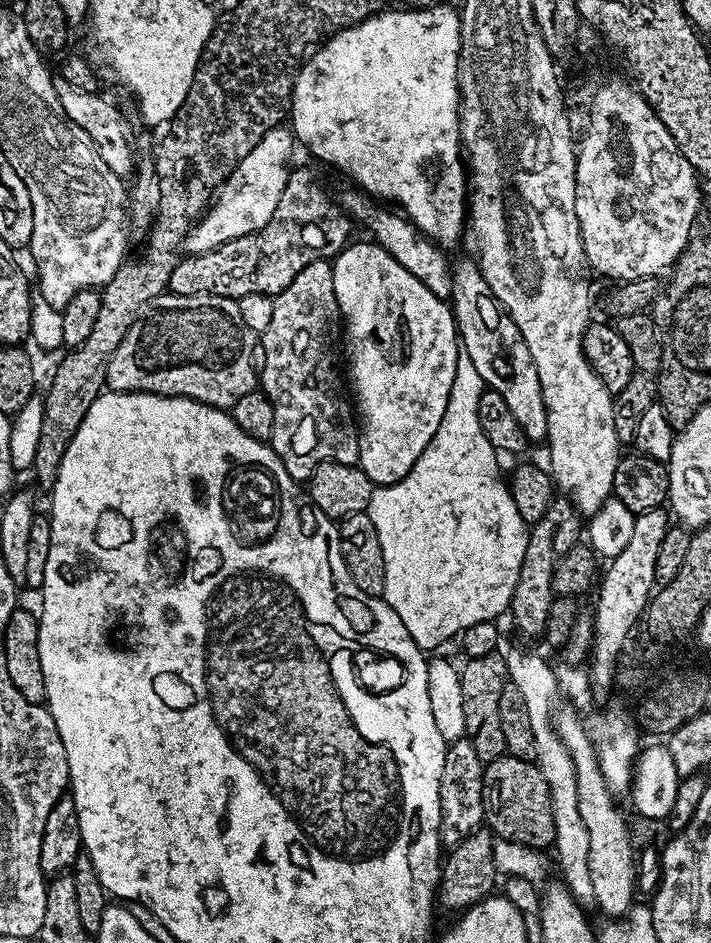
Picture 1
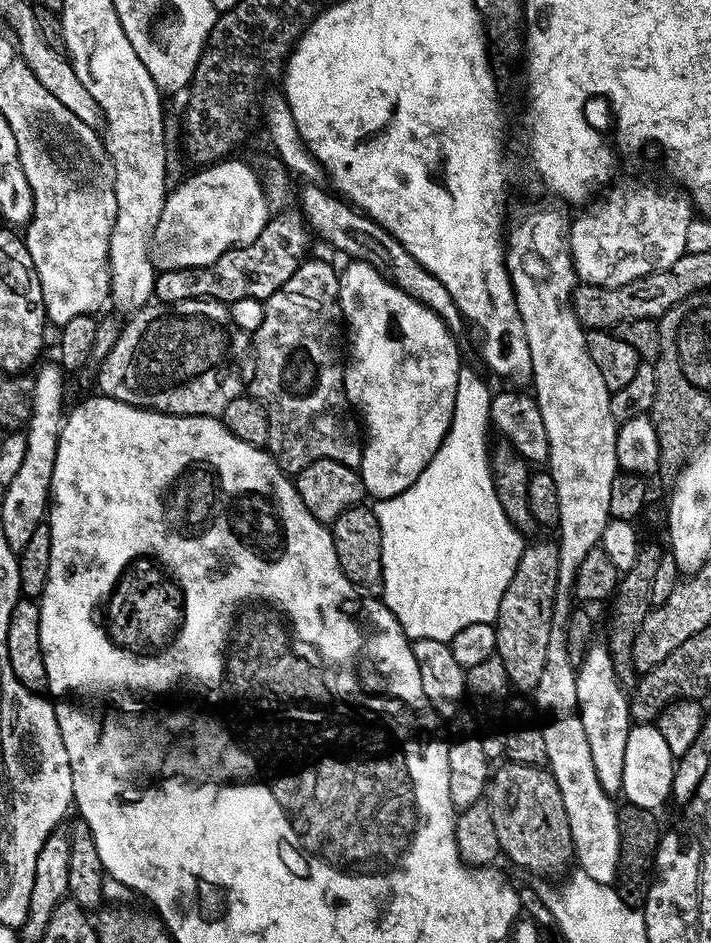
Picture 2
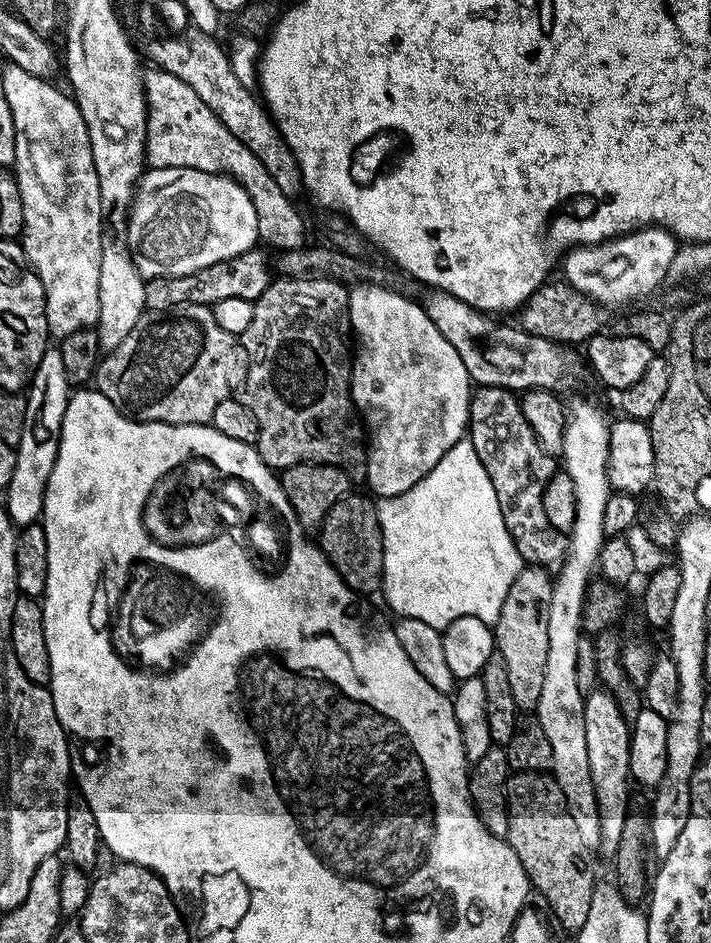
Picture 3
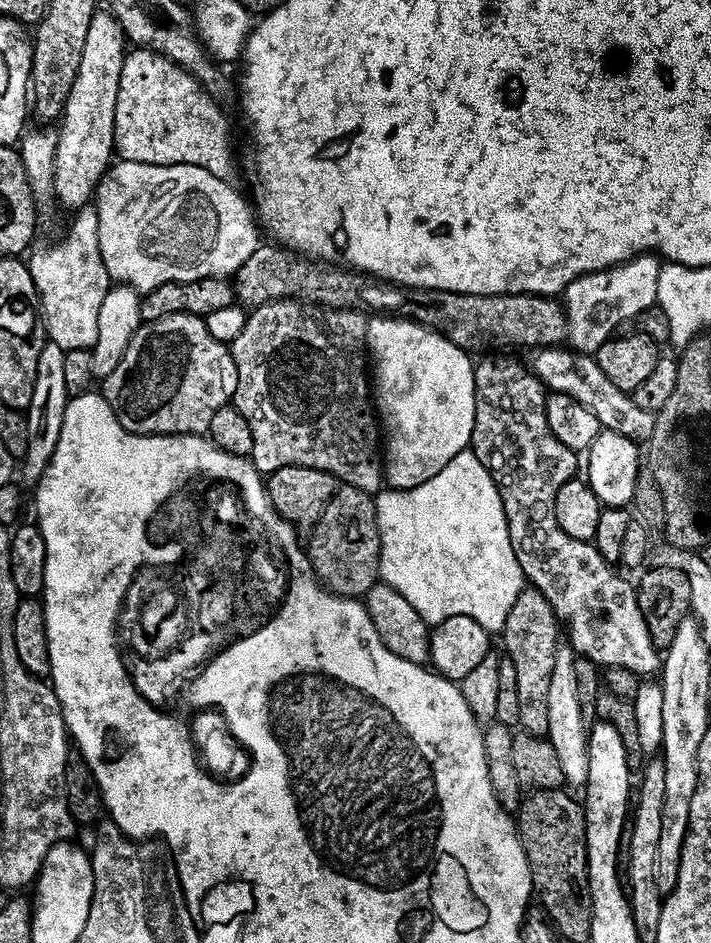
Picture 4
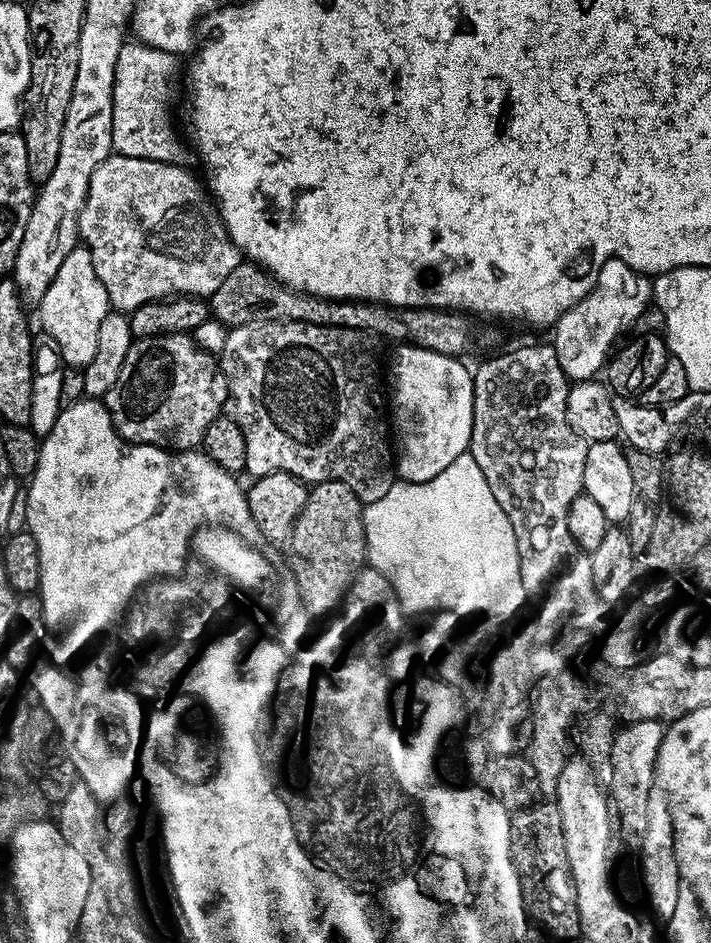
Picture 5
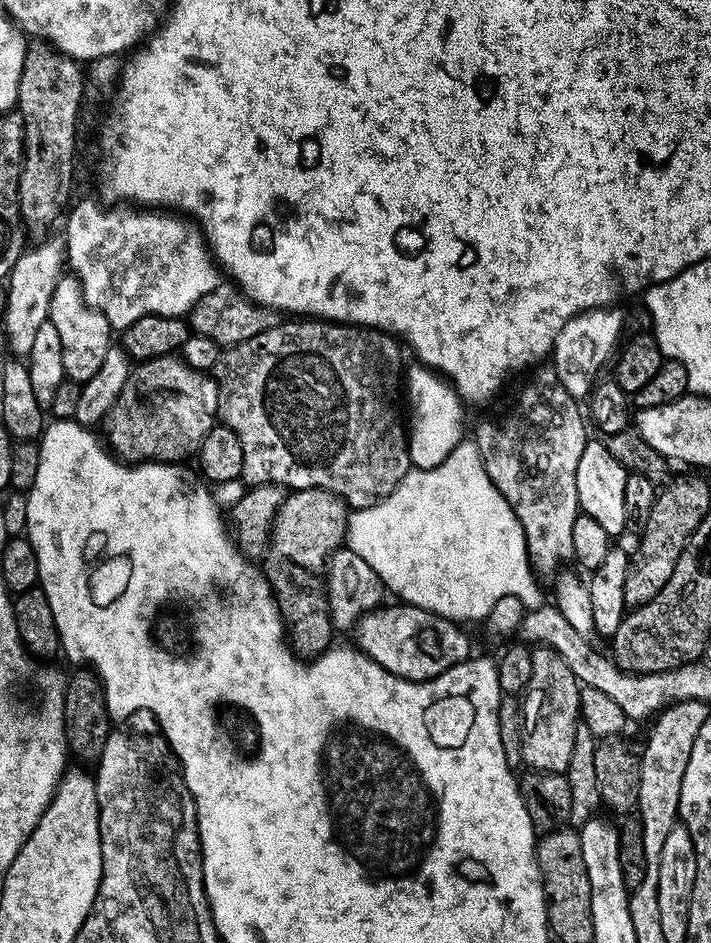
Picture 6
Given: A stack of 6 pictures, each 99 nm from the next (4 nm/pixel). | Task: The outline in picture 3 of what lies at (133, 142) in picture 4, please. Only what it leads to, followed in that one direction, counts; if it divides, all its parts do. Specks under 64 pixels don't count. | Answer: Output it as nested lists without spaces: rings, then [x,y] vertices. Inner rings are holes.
[[[155,66],[149,67],[143,73],[144,93],[148,104],[148,124],[147,124],[147,150],[145,152],[145,163],[156,169],[186,168],[198,169],[204,173],[218,173],[232,177],[243,185],[250,195],[250,200],[254,203],[255,214],[258,215],[258,236],[257,239],[269,249],[278,248],[280,252],[290,249],[298,249],[305,245],[304,234],[306,226],[303,218],[298,214],[293,199],[282,193],[278,182],[274,181],[270,172],[266,170],[264,163],[259,161],[255,154],[251,153],[230,130],[223,126],[217,115],[210,110],[210,106],[199,98],[198,94],[192,90],[188,83],[182,82],[180,78],[175,78],[168,71],[162,71]]]

